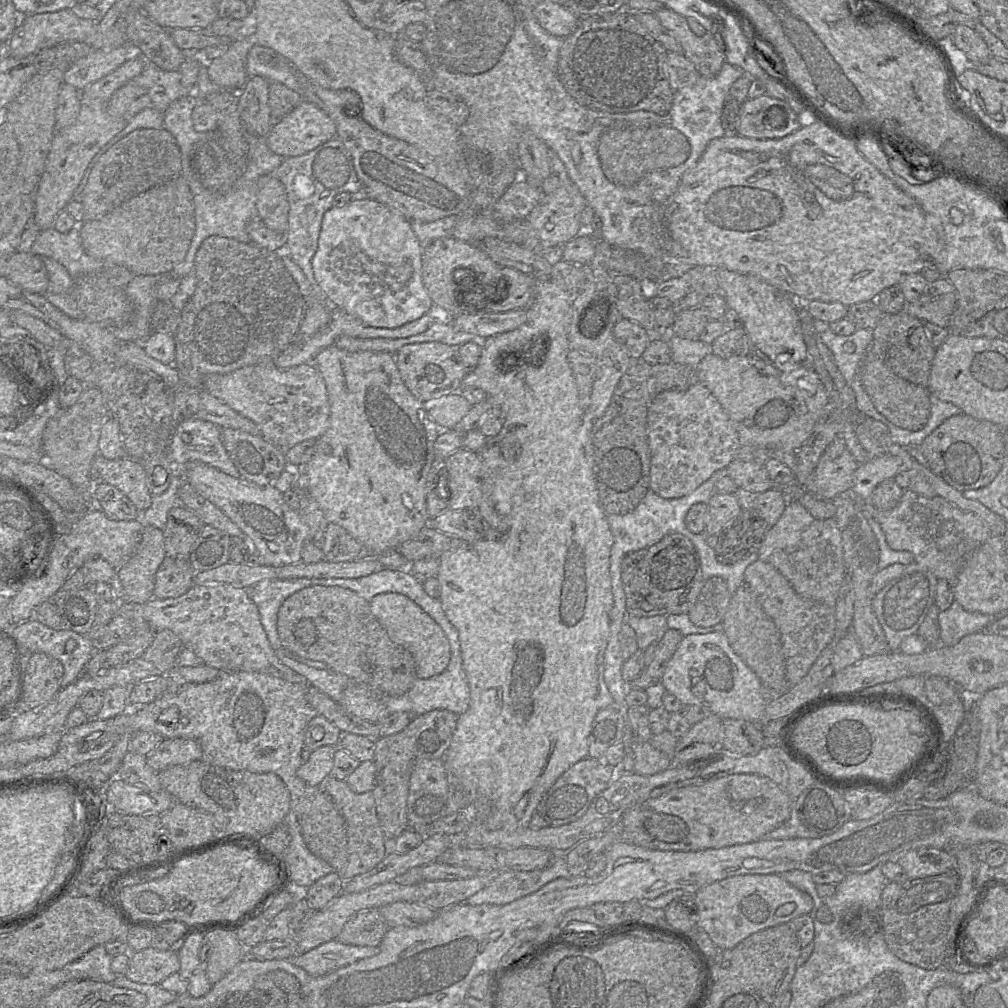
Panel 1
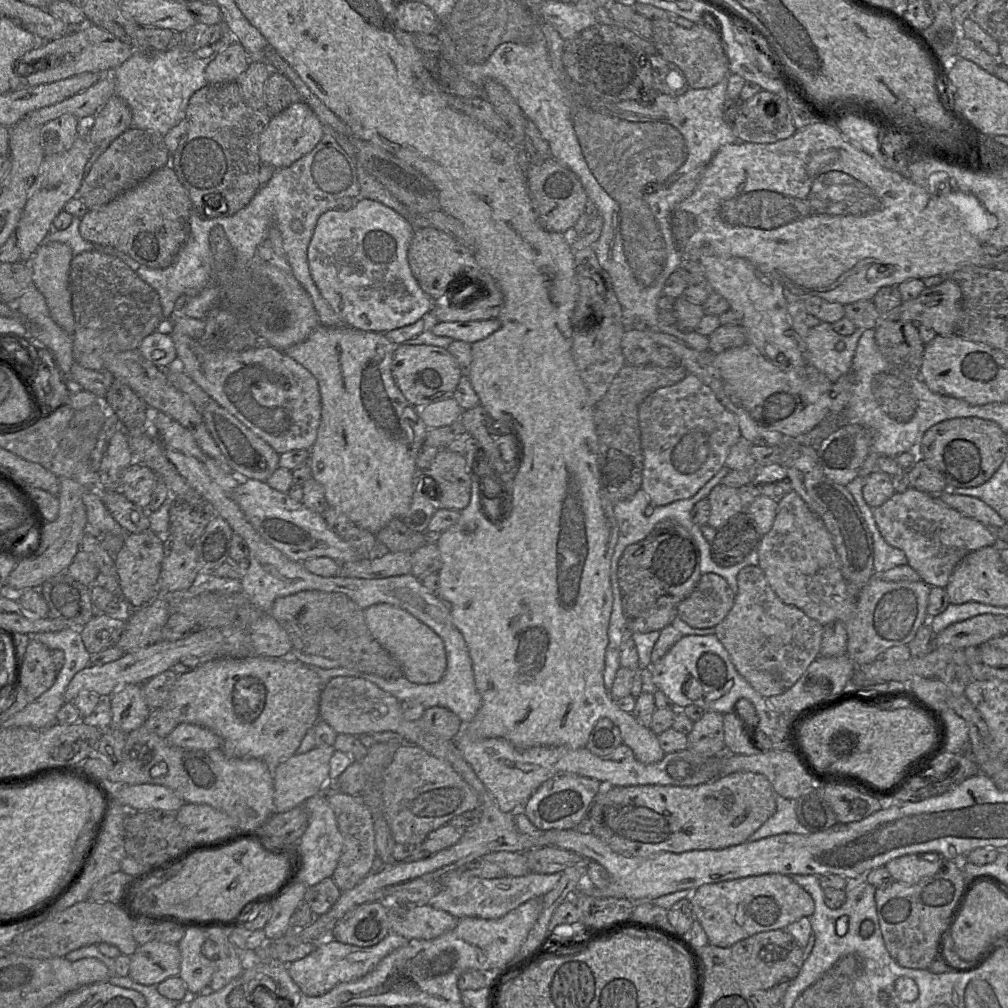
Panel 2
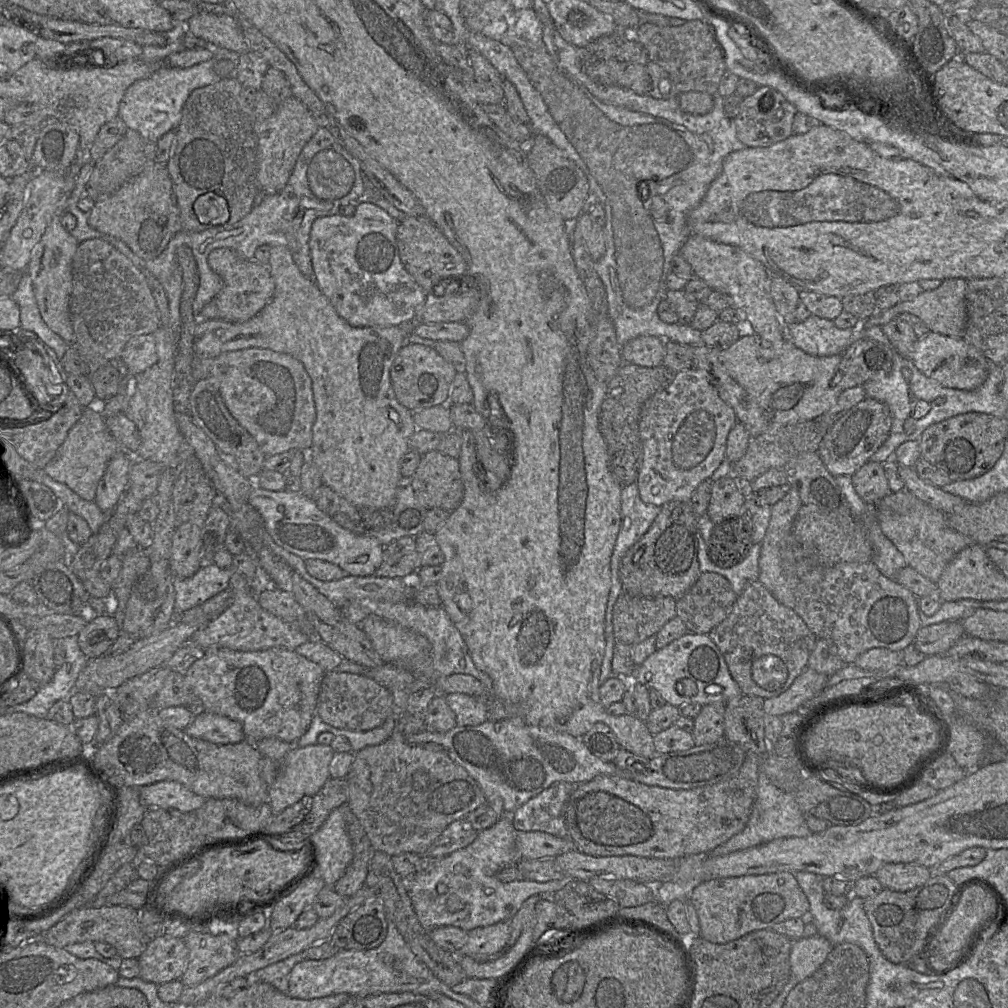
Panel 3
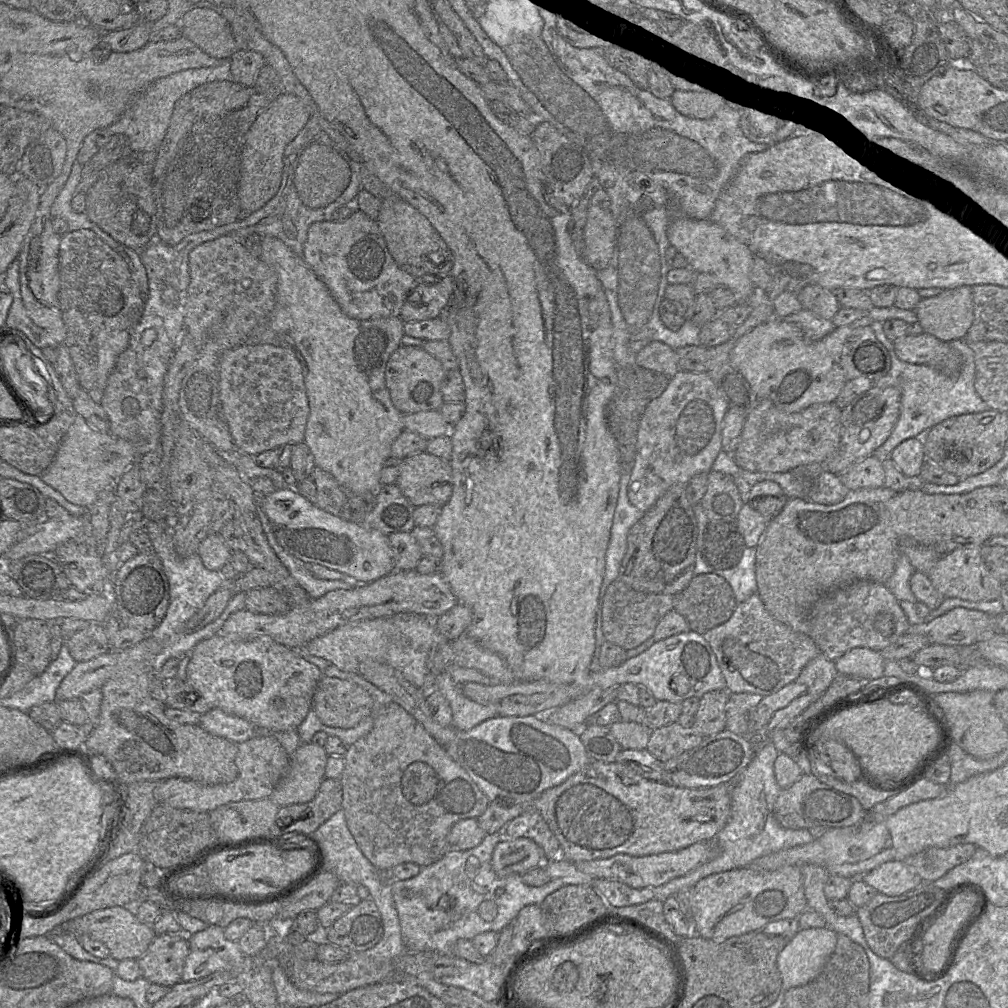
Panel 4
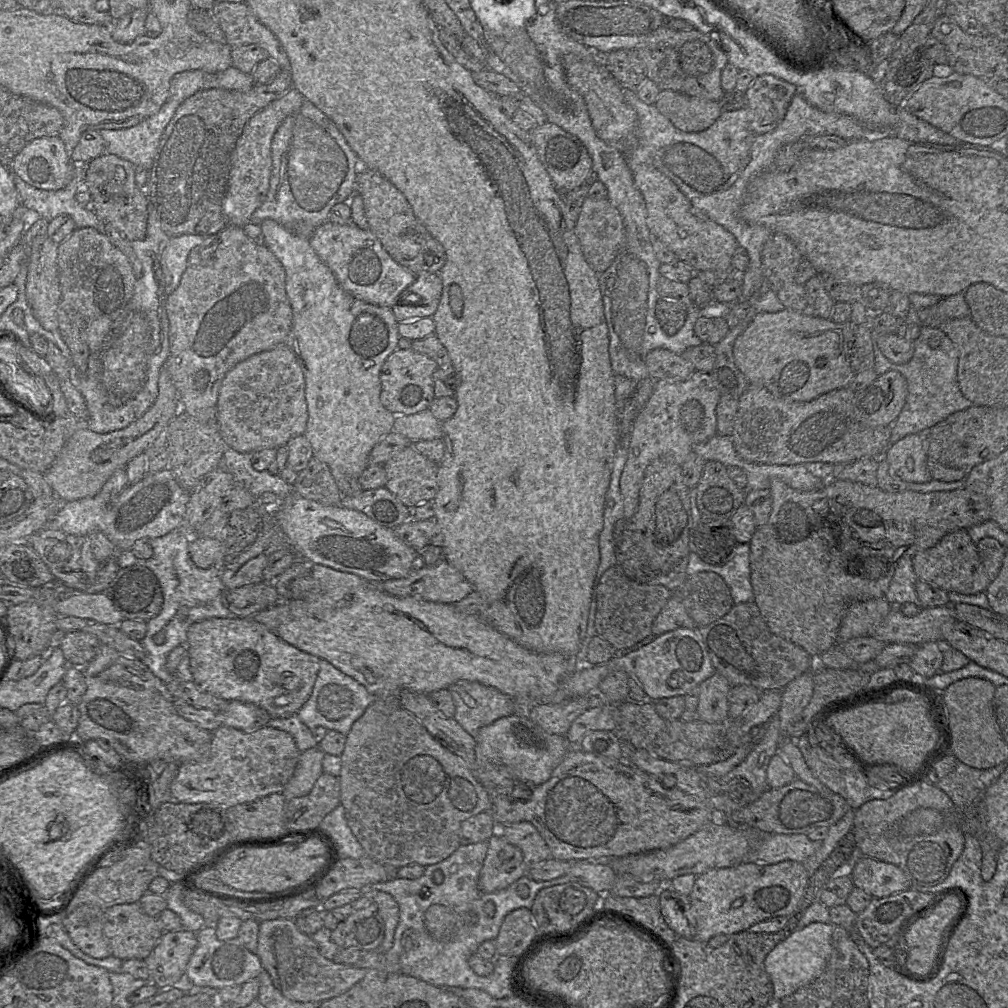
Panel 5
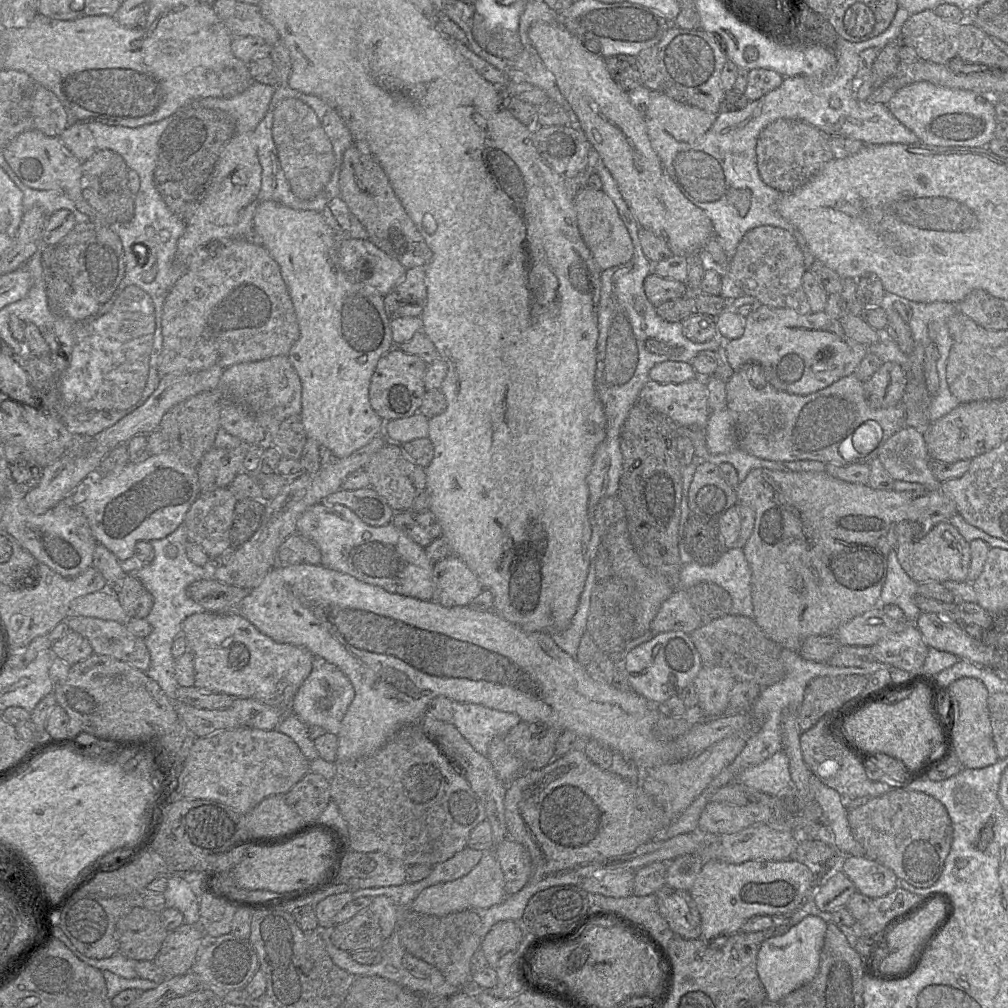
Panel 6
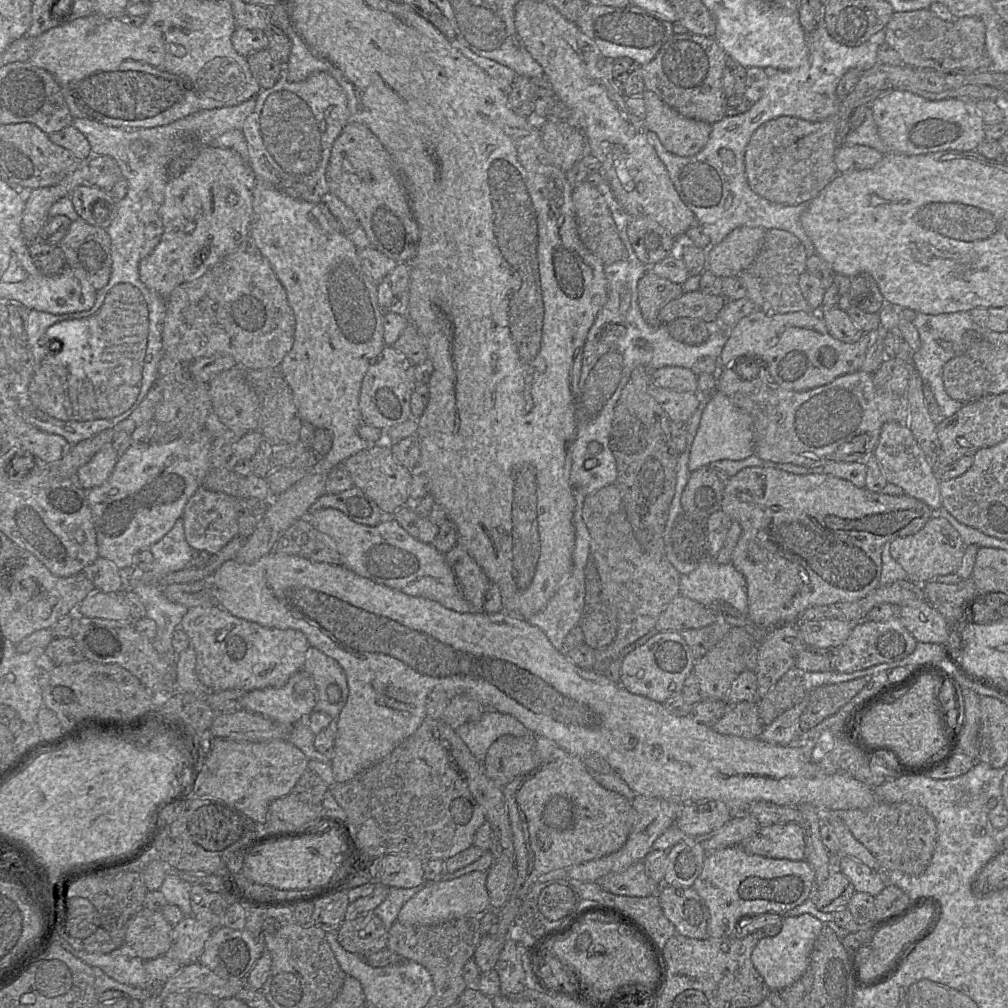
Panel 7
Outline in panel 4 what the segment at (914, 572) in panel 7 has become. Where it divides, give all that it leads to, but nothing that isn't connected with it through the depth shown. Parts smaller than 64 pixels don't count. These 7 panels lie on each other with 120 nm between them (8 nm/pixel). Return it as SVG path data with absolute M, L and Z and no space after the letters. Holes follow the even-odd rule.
M961 547L942 555L927 574L933 587L944 598L960 598L972 602L1000 598L1002 584L986 565L980 547Z

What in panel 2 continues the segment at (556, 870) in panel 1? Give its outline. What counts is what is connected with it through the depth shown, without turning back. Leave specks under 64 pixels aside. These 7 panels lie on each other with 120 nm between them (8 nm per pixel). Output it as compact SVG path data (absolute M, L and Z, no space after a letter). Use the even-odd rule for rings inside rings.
M453 870L438 879L441 890L430 899L428 904L458 919L463 917L498 919L532 898L541 898L556 886L561 876L562 872L553 874L529 872L523 876L505 875L489 879L469 872Z

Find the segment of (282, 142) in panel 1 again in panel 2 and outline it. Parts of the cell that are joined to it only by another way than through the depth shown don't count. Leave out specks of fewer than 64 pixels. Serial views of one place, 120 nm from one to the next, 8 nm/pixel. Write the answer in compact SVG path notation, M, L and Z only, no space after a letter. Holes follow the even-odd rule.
M299 100L270 119L260 137L260 161L275 169L290 166L309 153L319 143L325 131L327 129L321 124L312 109Z

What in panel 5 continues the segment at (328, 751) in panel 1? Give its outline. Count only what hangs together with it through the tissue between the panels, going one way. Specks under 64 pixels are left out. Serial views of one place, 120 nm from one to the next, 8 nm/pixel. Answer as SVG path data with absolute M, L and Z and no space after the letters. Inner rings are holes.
M317 746L301 752L295 771L284 787L285 800L308 795L322 773L322 760L325 753Z

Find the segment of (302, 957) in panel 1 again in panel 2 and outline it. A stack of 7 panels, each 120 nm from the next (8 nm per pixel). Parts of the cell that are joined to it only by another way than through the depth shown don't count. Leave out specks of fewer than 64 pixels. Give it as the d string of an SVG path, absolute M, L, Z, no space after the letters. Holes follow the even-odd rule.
M389 932L389 934L375 946L357 947L343 944L333 939L317 942L313 952L306 957L287 964L287 970L292 980L307 996L321 996L340 983L357 980L369 973L385 956L405 945L409 940L403 936Z

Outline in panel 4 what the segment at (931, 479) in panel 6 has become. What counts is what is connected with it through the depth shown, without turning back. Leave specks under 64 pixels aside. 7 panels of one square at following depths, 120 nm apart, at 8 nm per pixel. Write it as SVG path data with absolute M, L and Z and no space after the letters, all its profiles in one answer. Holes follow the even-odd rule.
M922 438L903 441L892 451L889 458L906 477L917 480L926 461Z

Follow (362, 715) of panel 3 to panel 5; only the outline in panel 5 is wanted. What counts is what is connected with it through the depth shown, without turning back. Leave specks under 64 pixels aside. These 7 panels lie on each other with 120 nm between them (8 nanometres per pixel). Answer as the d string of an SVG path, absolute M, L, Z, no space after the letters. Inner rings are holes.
M328 684L317 697L318 711L328 720L339 720L352 709L352 693L339 685Z

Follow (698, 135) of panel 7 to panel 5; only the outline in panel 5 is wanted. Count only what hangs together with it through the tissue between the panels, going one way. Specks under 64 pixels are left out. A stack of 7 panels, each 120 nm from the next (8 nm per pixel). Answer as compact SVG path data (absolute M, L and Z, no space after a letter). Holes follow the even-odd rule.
M661 90L655 107L683 132L700 132L710 127L722 110L718 101Z

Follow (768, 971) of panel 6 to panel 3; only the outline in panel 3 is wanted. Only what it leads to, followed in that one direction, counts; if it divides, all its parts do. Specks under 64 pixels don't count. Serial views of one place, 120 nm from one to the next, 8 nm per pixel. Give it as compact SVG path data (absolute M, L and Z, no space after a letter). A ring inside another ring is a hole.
M819 934L793 941L790 952L790 978L802 982L824 963L834 945Z

